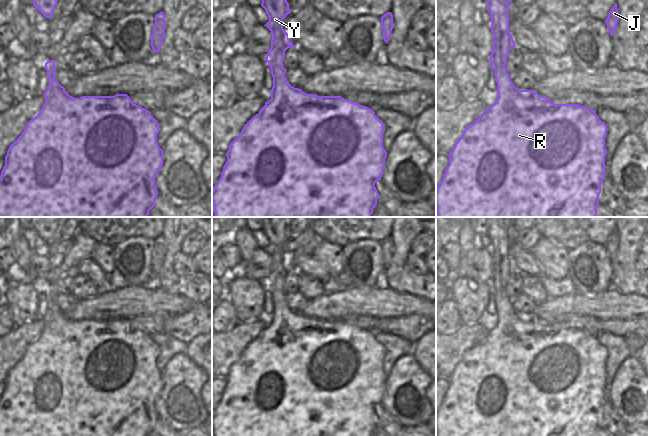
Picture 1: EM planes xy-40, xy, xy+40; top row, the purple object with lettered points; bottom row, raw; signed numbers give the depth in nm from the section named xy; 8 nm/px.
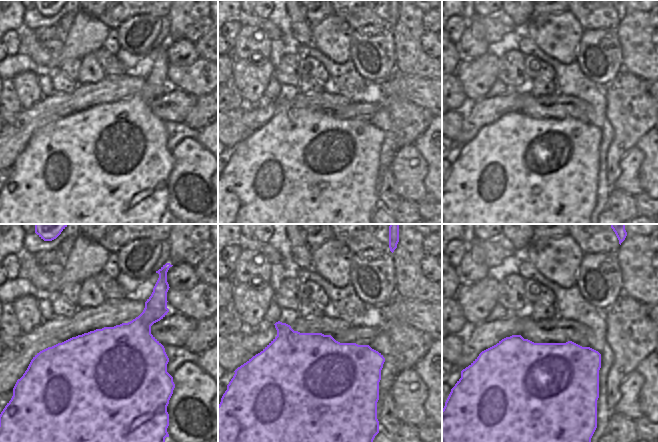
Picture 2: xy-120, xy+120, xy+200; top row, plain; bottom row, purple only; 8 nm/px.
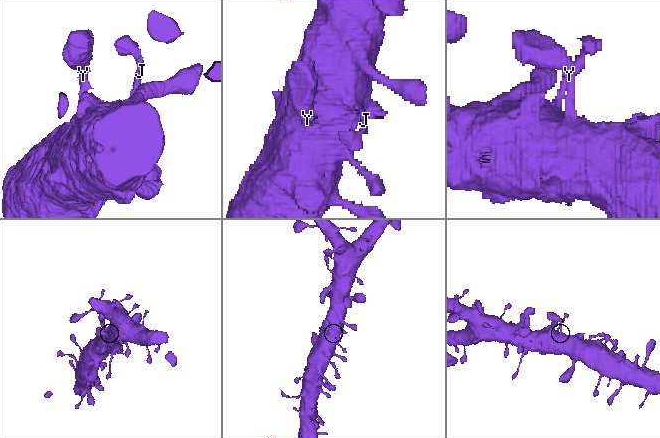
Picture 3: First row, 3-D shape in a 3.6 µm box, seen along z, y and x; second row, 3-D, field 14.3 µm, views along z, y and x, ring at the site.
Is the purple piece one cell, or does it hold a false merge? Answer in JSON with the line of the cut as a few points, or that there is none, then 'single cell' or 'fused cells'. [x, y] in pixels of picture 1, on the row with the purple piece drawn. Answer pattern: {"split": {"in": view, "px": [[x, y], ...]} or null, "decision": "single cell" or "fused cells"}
{"split": null, "decision": "single cell"}

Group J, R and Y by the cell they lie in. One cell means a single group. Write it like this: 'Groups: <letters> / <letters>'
Groups: J R Y.

